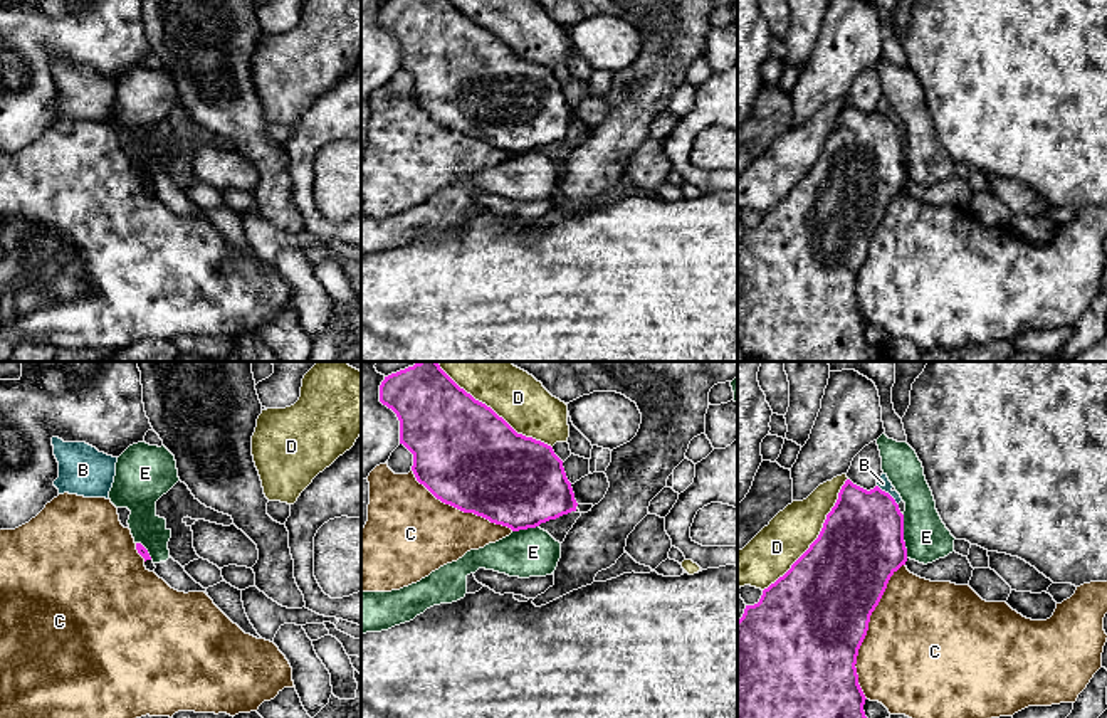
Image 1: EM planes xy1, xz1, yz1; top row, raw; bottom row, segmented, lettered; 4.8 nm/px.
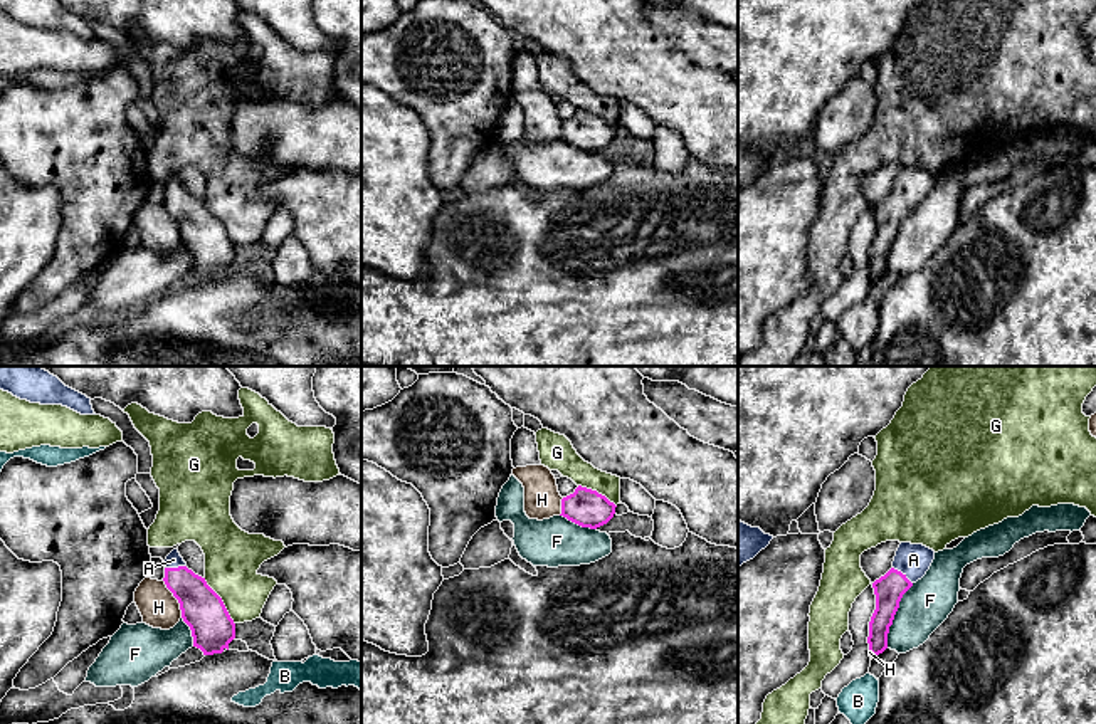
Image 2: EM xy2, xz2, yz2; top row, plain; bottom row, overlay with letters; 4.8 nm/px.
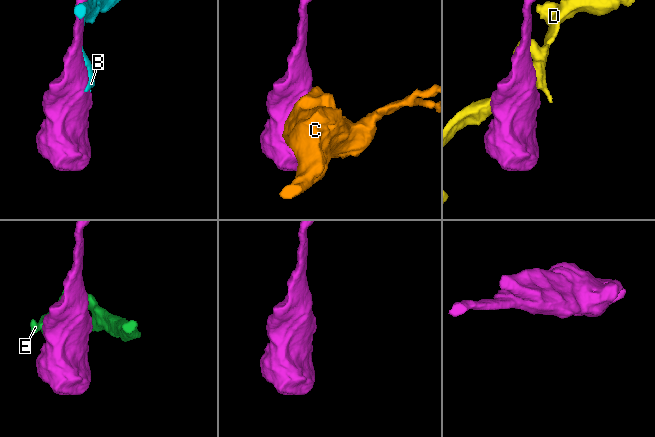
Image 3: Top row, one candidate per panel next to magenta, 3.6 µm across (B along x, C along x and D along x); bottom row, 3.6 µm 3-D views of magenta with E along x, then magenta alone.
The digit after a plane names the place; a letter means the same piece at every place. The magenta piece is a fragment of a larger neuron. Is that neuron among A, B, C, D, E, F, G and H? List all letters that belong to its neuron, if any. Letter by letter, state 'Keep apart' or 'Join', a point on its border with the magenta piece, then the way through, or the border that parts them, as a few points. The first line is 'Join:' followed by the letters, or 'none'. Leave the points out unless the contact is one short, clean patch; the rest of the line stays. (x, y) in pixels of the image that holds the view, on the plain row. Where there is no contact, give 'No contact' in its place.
Join: A
A: Join. Touches magenta at xy2 (175, 192). Path across: xy2 (202, 232), (175, 192), (173, 183)
B: Keep apart. Touches magenta at yz1 (889, 118)
C: Keep apart. Touches magenta at yz1 (867, 253)
D: Keep apart. Touches magenta at yz1 (818, 160)
E: Keep apart. Touches magenta at yz1 (902, 160)
F: Keep apart. Touches magenta at yz2 (895, 237). Boundary: yz2 (913, 207), (900, 225), (886, 271)
G: Keep apart. Touches magenta at xy2 (221, 224)
H: Keep apart. Touches magenta at xy2 (175, 220). Boundary: xy2 (163, 204), (177, 224), (182, 241)

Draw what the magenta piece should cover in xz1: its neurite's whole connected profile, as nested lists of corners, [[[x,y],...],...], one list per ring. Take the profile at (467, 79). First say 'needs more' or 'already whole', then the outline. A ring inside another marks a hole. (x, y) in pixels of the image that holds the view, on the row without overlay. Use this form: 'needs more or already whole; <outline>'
already whole; [[[385,0],[380,25],[400,44],[417,104],[442,126],[512,155],[576,135],[553,71],[517,57],[450,0]]]

